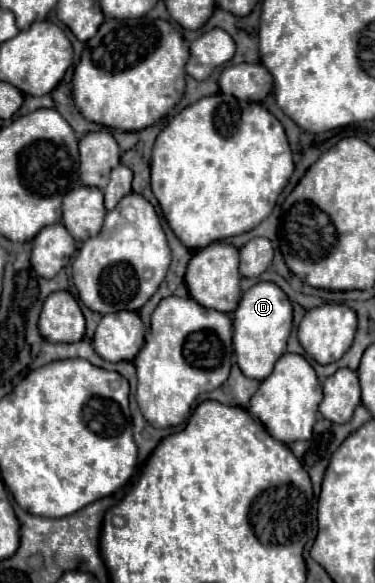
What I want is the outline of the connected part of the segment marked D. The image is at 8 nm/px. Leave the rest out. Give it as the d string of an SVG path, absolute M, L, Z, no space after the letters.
M261 281L255 283L249 291L245 291L233 317L233 349L241 373L245 377L263 381L273 371L275 361L285 353L291 327L293 327L291 301L275 283Z

